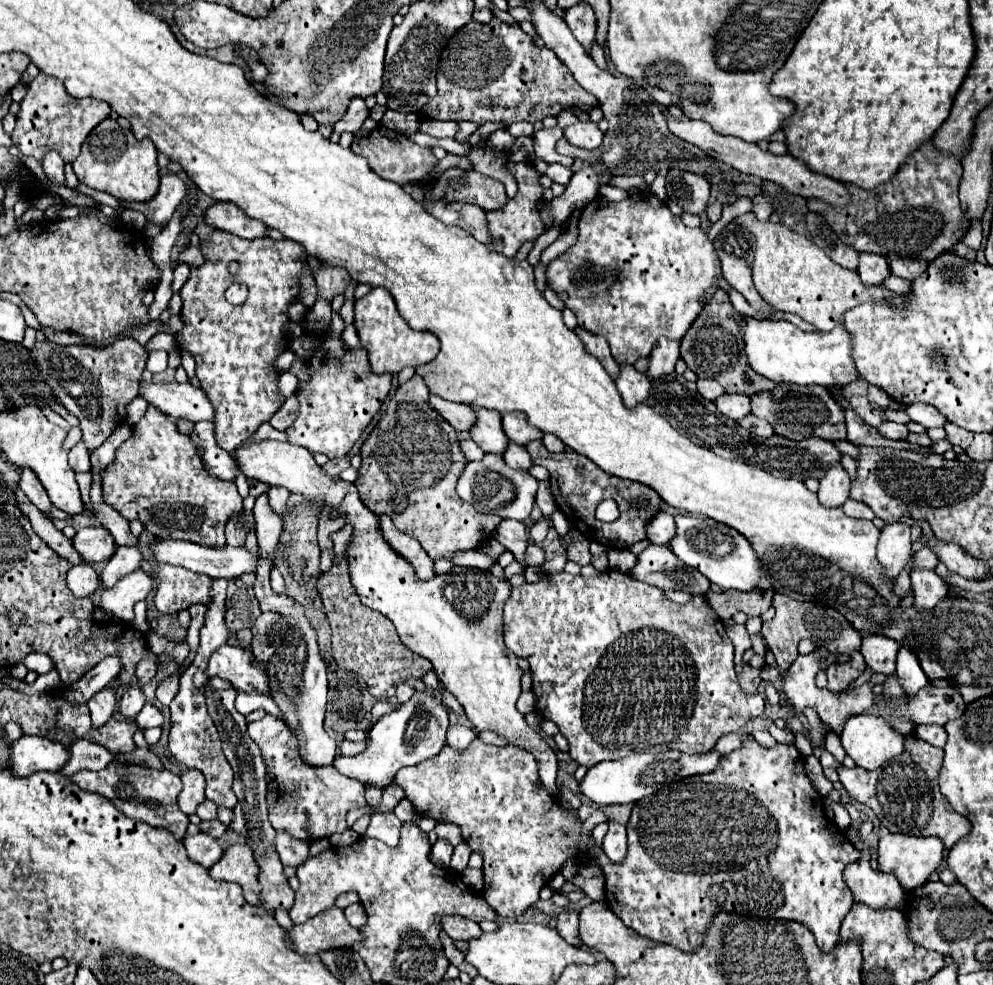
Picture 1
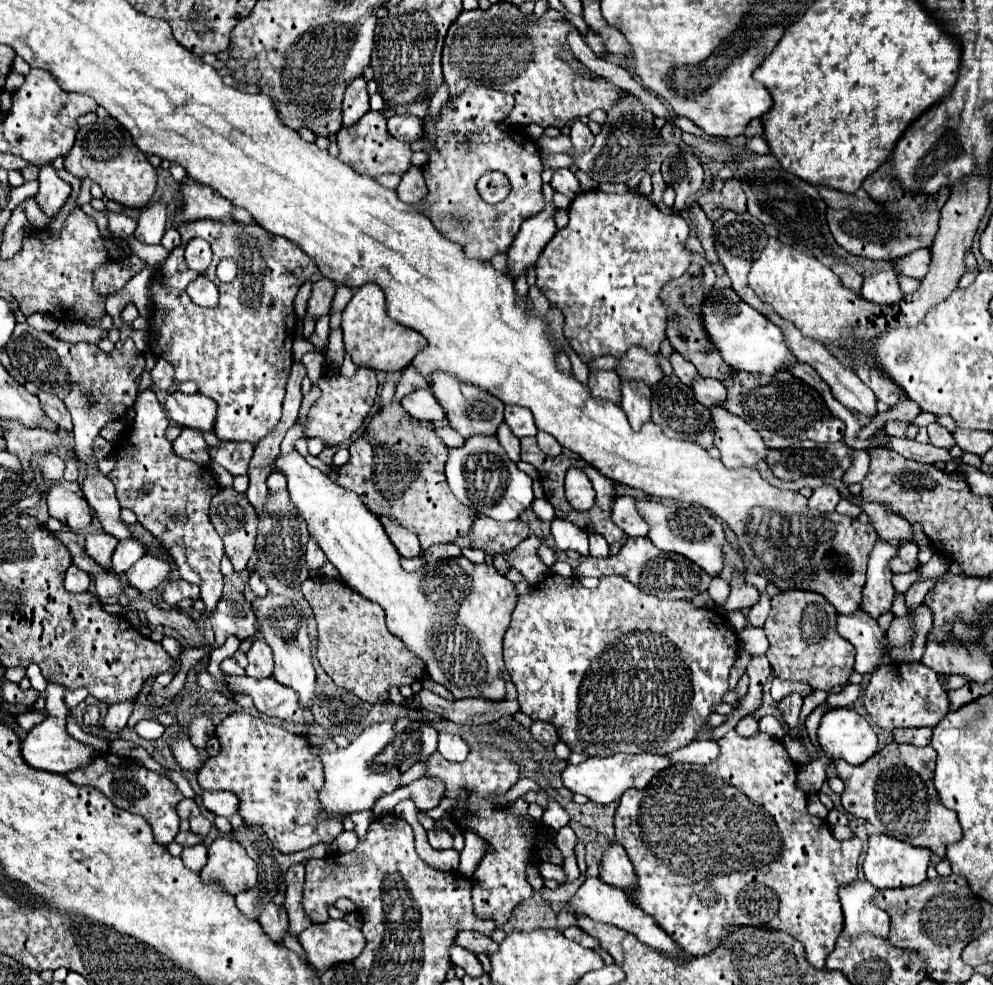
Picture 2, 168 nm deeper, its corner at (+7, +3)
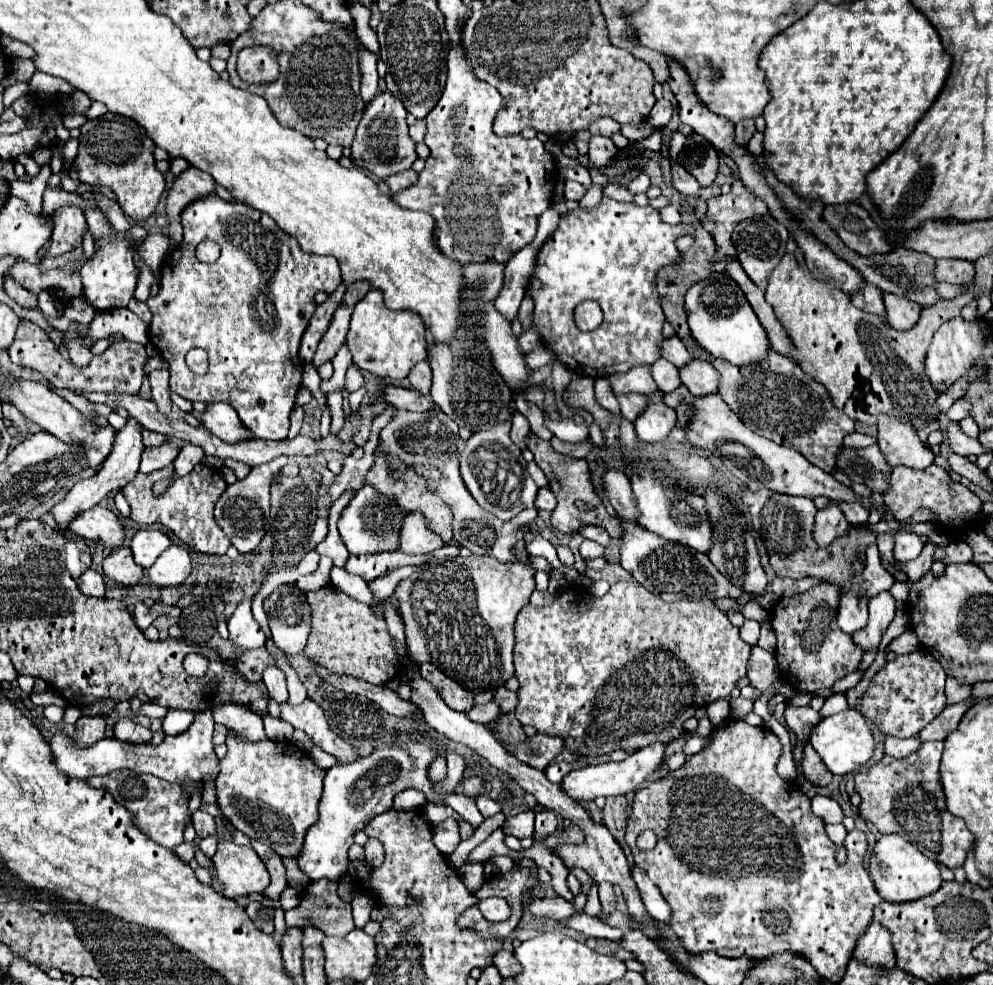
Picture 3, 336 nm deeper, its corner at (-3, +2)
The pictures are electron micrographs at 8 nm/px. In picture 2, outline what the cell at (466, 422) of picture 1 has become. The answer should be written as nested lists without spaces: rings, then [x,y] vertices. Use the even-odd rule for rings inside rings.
[[[418,389],[418,391],[410,393],[410,395],[406,395],[402,399],[402,407],[408,409],[408,413],[414,419],[422,419],[422,421],[446,419],[444,409],[438,405],[438,401],[430,393],[430,389]]]

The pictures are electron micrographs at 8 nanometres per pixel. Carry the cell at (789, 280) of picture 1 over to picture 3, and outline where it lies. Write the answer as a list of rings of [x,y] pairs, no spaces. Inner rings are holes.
[[[784,254],[782,260],[776,264],[776,268],[768,276],[766,302],[774,308],[780,322],[786,324],[786,330],[790,330],[790,338],[794,338],[794,346],[798,352],[800,368],[810,378],[826,386],[834,406],[838,406],[850,418],[860,420],[864,424],[874,424],[878,414],[894,414],[896,418],[906,418],[906,422],[912,422],[912,426],[920,430],[922,426],[926,426],[928,422],[934,422],[940,416],[940,410],[936,408],[938,392],[934,392],[934,388],[930,386],[930,380],[926,378],[922,370],[922,358],[938,326],[958,316],[960,310],[972,300],[974,280],[962,284],[962,288],[964,292],[960,296],[952,300],[938,300],[934,306],[922,308],[920,320],[910,330],[892,330],[892,328],[888,330],[888,322],[882,322],[882,316],[854,308],[846,292],[842,292],[836,286],[832,288],[828,282],[814,278],[808,268],[802,268],[798,264],[794,254]]]

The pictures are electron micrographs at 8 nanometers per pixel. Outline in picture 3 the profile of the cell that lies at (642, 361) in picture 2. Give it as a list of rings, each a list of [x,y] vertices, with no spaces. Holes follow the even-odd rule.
[[[634,366],[628,372],[612,374],[610,384],[614,394],[628,394],[628,392],[638,392],[644,396],[650,396],[658,392],[658,386],[650,374],[650,366]]]

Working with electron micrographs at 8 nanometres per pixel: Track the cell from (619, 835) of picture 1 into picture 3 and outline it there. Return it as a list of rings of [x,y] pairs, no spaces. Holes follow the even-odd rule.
[[[634,866],[632,868],[632,878],[638,886],[638,892],[640,892],[640,898],[648,910],[648,914],[656,920],[670,920],[670,906],[666,904],[666,900],[662,898],[660,890],[656,888],[654,882],[650,882],[650,878],[646,876],[646,872],[640,868],[640,866]]]

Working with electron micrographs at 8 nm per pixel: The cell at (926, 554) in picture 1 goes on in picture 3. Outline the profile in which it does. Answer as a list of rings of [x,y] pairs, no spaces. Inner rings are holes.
[[[898,532],[896,534],[896,548],[894,548],[894,558],[896,562],[908,562],[914,560],[922,552],[924,544],[916,534],[910,532]]]

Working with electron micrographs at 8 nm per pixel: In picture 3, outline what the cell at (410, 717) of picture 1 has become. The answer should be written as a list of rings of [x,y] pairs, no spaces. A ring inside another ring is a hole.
[[[406,742],[406,746],[380,744],[370,756],[362,756],[350,764],[332,766],[324,778],[324,792],[320,798],[320,820],[308,830],[302,854],[296,858],[298,868],[310,878],[328,878],[338,882],[348,872],[348,848],[354,842],[354,834],[378,814],[392,808],[392,800],[398,792],[416,788],[422,790],[432,802],[432,788],[426,776],[430,762],[438,752],[422,742]]]

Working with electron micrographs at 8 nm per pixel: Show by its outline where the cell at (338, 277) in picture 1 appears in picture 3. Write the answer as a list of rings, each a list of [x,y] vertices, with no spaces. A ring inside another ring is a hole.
[[[340,284],[340,286],[328,296],[326,302],[322,302],[322,304],[316,306],[316,312],[314,312],[314,316],[312,316],[312,320],[310,320],[310,324],[308,324],[306,332],[304,332],[304,336],[302,336],[302,344],[300,344],[300,358],[302,358],[306,364],[310,364],[310,358],[314,356],[314,350],[316,350],[316,346],[318,346],[322,334],[328,330],[330,320],[332,320],[332,314],[336,312],[336,308],[338,308],[340,302],[342,302],[344,290],[346,290],[346,286]]]

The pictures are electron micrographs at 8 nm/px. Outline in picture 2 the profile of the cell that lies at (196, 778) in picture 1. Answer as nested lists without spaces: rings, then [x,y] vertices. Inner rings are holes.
[[[182,799],[182,801],[178,803],[178,815],[180,815],[180,819],[198,817],[198,815],[200,815],[200,809],[198,809],[198,805],[194,803],[194,799]]]

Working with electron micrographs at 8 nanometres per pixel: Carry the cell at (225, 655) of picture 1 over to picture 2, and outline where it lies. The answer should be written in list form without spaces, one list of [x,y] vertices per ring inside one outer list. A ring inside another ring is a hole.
[[[226,677],[232,691],[248,693],[254,699],[254,707],[260,715],[274,717],[288,723],[314,725],[310,709],[302,709],[296,691],[280,685],[276,679],[252,679],[252,677]]]

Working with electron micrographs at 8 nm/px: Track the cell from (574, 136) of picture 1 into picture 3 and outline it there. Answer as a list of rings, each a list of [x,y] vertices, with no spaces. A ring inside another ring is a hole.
[[[592,136],[590,144],[588,144],[588,158],[592,164],[596,166],[606,166],[606,162],[610,162],[610,158],[614,158],[614,154],[618,152],[618,148],[614,146],[614,142],[606,136]]]

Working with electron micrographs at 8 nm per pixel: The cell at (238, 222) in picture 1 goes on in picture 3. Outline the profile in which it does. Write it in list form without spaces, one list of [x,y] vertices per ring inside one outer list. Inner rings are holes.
[[[190,166],[186,172],[182,172],[176,178],[176,182],[172,184],[168,192],[168,200],[166,200],[166,212],[170,220],[168,236],[172,244],[180,244],[180,238],[182,238],[182,224],[180,224],[182,210],[188,204],[200,198],[208,198],[208,196],[216,196],[216,182],[210,174]]]

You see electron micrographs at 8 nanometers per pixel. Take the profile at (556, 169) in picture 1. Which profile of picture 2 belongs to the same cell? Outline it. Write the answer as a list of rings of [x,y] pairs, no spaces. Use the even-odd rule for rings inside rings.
[[[556,169],[550,185],[552,185],[554,191],[558,191],[558,193],[570,197],[570,199],[574,199],[574,197],[580,193],[578,179],[576,179],[576,175],[574,175],[572,171],[568,171],[568,169]]]

